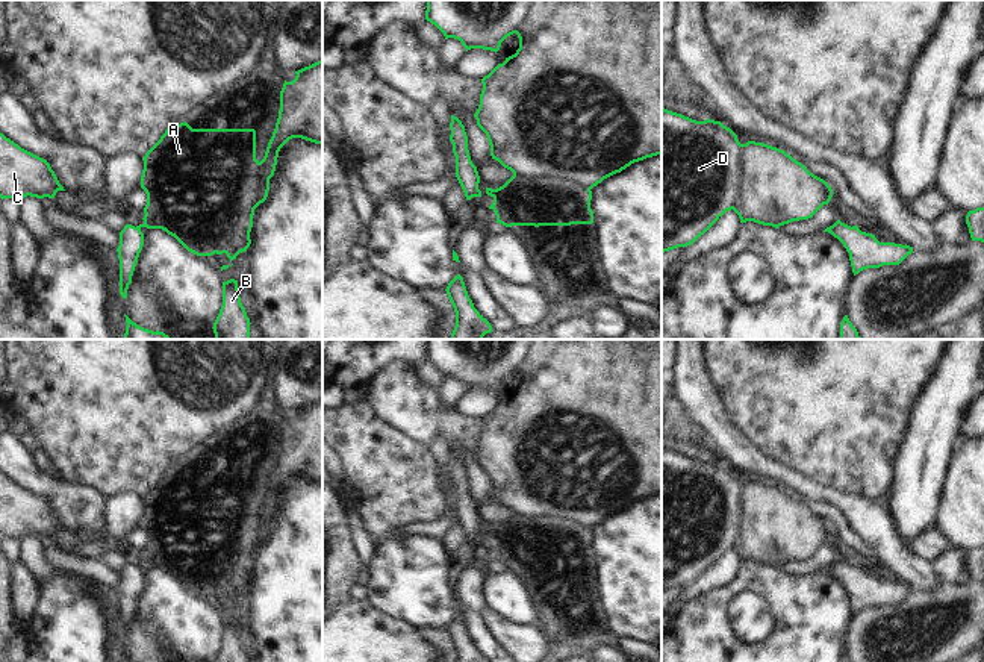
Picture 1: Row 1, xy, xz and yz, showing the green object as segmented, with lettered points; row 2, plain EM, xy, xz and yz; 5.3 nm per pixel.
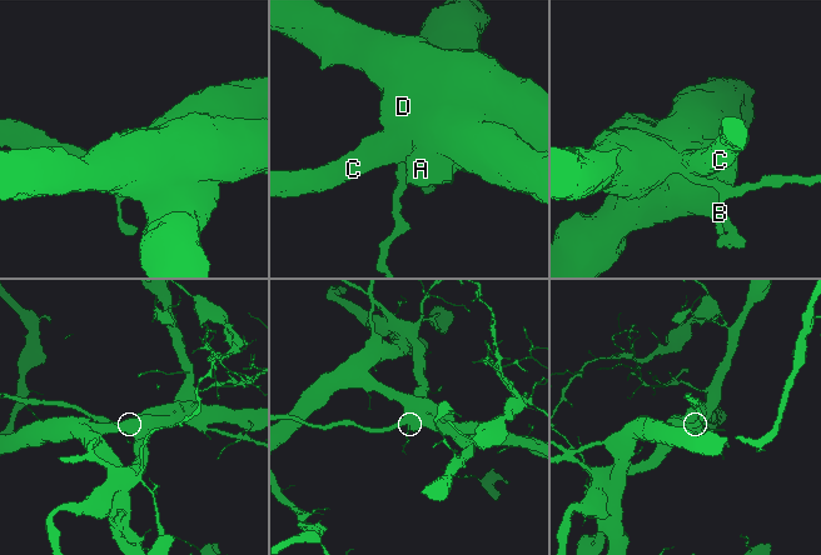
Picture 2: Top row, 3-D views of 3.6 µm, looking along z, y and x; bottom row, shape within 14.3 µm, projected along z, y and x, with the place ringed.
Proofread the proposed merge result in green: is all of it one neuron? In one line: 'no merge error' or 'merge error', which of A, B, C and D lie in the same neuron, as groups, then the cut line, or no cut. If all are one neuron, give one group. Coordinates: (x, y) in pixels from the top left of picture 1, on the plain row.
merge error; A B C / D; cut in yz along (742, 484), (741, 530), (731, 547)

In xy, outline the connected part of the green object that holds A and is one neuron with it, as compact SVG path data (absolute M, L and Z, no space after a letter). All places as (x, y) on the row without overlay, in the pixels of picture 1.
M322 398L295 411L292 421L283 423L276 468L263 498L256 498L254 468L192 468L186 461L165 470L160 479L142 497L141 527L147 533L144 562L138 568L162 568L174 576L188 591L197 595L226 592L230 601L251 583L254 548L263 542L269 530L280 488L292 477L322 483Z

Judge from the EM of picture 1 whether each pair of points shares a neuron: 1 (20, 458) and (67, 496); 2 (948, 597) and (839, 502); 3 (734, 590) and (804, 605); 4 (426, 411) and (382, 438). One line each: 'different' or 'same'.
1: same
2: different
3: same
4: different

